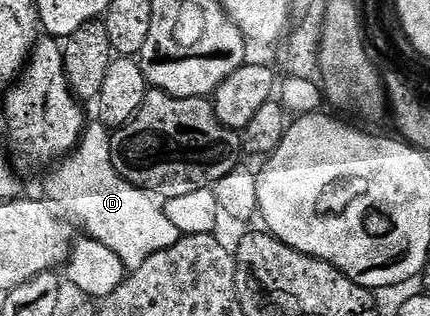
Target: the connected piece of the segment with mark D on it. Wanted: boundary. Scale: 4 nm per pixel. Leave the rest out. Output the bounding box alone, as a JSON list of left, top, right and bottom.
[44,121,183,271]

